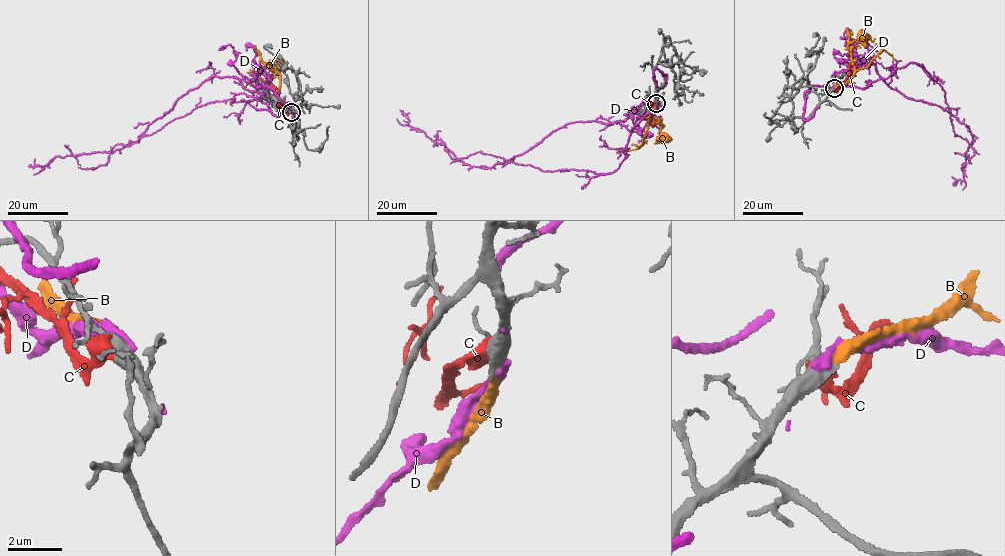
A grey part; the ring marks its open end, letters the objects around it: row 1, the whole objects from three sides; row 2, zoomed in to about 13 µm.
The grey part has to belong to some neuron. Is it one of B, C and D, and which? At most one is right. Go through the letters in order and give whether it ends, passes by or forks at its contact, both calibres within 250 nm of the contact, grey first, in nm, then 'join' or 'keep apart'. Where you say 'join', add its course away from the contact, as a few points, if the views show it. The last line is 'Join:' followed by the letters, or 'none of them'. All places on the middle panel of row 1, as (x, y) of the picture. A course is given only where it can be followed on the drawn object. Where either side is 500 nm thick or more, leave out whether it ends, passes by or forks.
B: it ends | 480/320 nm | join | via (656, 103), (649, 121), (663, 125), (659, 132), (664, 138)
C: 550/600 nm | keep apart
D: 500/360 nm | keep apart
Join: B

